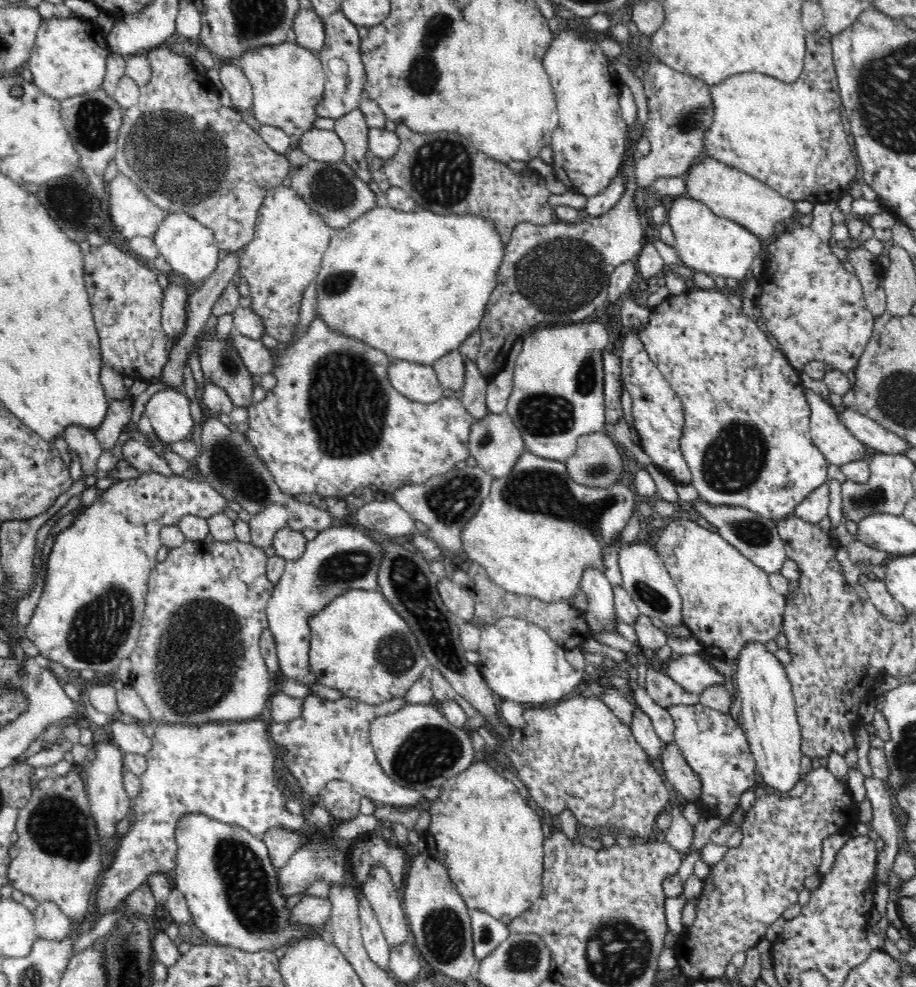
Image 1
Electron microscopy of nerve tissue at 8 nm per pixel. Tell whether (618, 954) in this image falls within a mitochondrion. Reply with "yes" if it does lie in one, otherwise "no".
yes

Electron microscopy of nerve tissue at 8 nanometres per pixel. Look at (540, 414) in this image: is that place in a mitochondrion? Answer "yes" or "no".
yes

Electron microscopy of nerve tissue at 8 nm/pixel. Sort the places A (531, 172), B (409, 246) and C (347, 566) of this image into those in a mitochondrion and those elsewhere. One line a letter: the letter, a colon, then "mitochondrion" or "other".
A: other
B: other
C: mitochondrion

